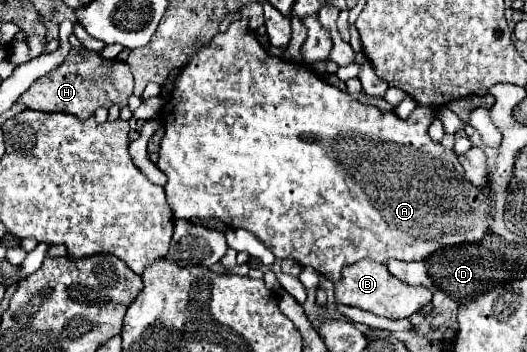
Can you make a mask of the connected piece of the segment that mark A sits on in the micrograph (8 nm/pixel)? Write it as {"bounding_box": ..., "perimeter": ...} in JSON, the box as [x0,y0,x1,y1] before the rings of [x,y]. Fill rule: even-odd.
{"bounding_box":[158,21,494,283],"perimeter":[[[232,21],[230,23],[230,27],[228,27],[228,31],[226,33],[218,33],[204,49],[200,49],[200,53],[196,55],[196,57],[192,57],[188,63],[186,63],[186,67],[182,69],[182,73],[178,75],[178,79],[176,79],[176,85],[174,85],[176,89],[174,89],[174,95],[172,95],[172,99],[166,103],[166,107],[160,111],[160,119],[162,119],[162,123],[164,123],[164,129],[166,129],[166,135],[164,135],[164,139],[162,139],[162,145],[160,145],[160,159],[158,159],[158,167],[166,173],[166,177],[168,177],[168,183],[166,183],[166,187],[164,187],[164,191],[166,191],[166,201],[168,201],[168,205],[170,205],[170,209],[172,209],[172,213],[174,213],[174,219],[192,219],[192,217],[218,217],[218,219],[222,219],[226,225],[230,225],[230,227],[234,227],[234,229],[246,229],[246,231],[250,231],[250,233],[254,233],[278,259],[294,259],[294,261],[298,261],[302,267],[312,267],[314,271],[318,271],[320,275],[324,275],[326,279],[330,279],[332,283],[336,283],[336,281],[340,281],[342,279],[342,269],[346,267],[346,265],[352,265],[352,263],[356,263],[356,261],[360,261],[360,259],[364,259],[364,257],[370,257],[370,259],[374,259],[374,261],[378,261],[378,263],[384,263],[386,265],[386,261],[388,259],[400,259],[400,261],[426,261],[432,253],[436,253],[438,249],[444,249],[444,247],[454,247],[454,245],[460,245],[460,243],[478,243],[482,237],[486,237],[488,235],[488,229],[490,229],[490,223],[492,223],[492,217],[494,217],[494,207],[492,207],[492,201],[490,201],[490,197],[486,197],[478,187],[474,187],[470,181],[466,181],[466,177],[464,177],[464,169],[462,169],[462,165],[458,163],[458,155],[454,153],[454,151],[450,151],[450,149],[446,149],[446,153],[444,153],[444,145],[440,145],[440,143],[436,143],[436,141],[432,141],[430,139],[430,135],[428,135],[428,127],[430,127],[430,123],[434,121],[434,117],[436,117],[436,109],[416,109],[408,119],[398,119],[394,113],[380,113],[376,107],[372,107],[372,105],[362,105],[362,103],[358,103],[358,101],[354,101],[348,93],[344,93],[344,91],[340,91],[338,87],[332,87],[332,85],[328,85],[328,83],[324,83],[322,79],[318,79],[316,75],[314,75],[314,71],[312,69],[308,69],[308,67],[304,67],[304,65],[294,65],[294,63],[288,63],[288,61],[282,61],[280,57],[270,57],[266,51],[264,51],[264,47],[258,43],[258,39],[246,29],[246,21]]]}

